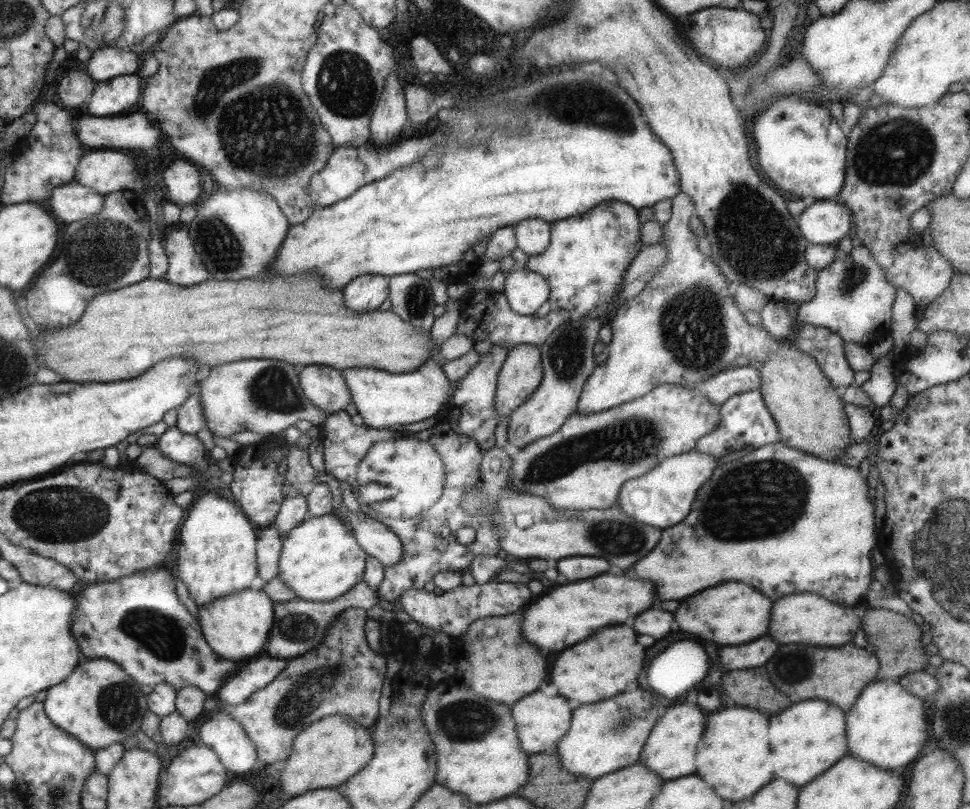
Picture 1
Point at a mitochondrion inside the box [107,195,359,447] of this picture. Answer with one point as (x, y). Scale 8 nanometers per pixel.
(272, 389)

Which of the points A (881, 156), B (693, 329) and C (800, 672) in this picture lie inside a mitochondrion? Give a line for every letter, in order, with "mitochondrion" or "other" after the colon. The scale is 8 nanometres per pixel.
A: mitochondrion
B: mitochondrion
C: mitochondrion

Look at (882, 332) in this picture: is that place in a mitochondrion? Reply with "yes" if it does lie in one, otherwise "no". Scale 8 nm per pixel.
no

